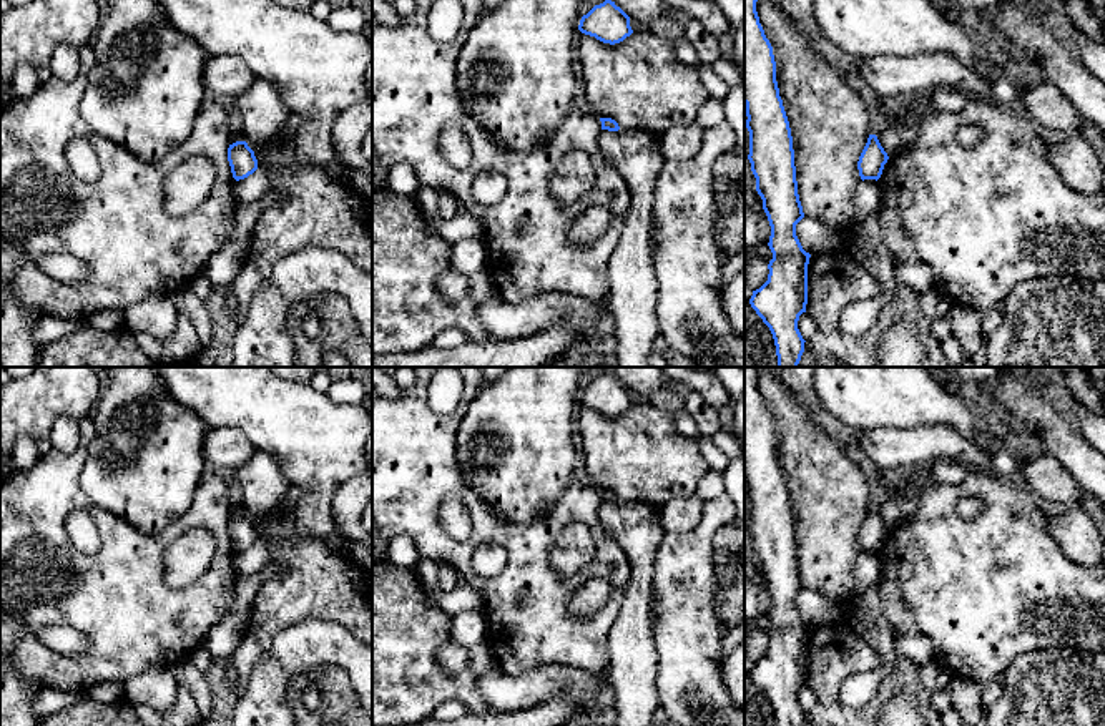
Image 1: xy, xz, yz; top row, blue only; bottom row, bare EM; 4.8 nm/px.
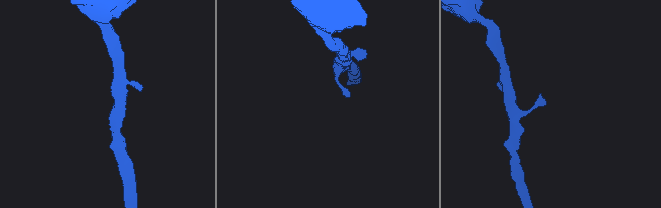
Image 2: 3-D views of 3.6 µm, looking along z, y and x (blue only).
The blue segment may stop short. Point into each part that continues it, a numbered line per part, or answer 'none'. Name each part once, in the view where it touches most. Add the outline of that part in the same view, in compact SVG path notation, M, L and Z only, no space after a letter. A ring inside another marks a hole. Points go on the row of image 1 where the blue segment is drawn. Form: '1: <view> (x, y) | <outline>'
none

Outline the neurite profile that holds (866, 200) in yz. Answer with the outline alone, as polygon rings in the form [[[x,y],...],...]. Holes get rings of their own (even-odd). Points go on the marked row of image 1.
[[[876,179],[859,183],[854,194],[852,228],[856,229],[864,219],[879,211],[881,188]]]

